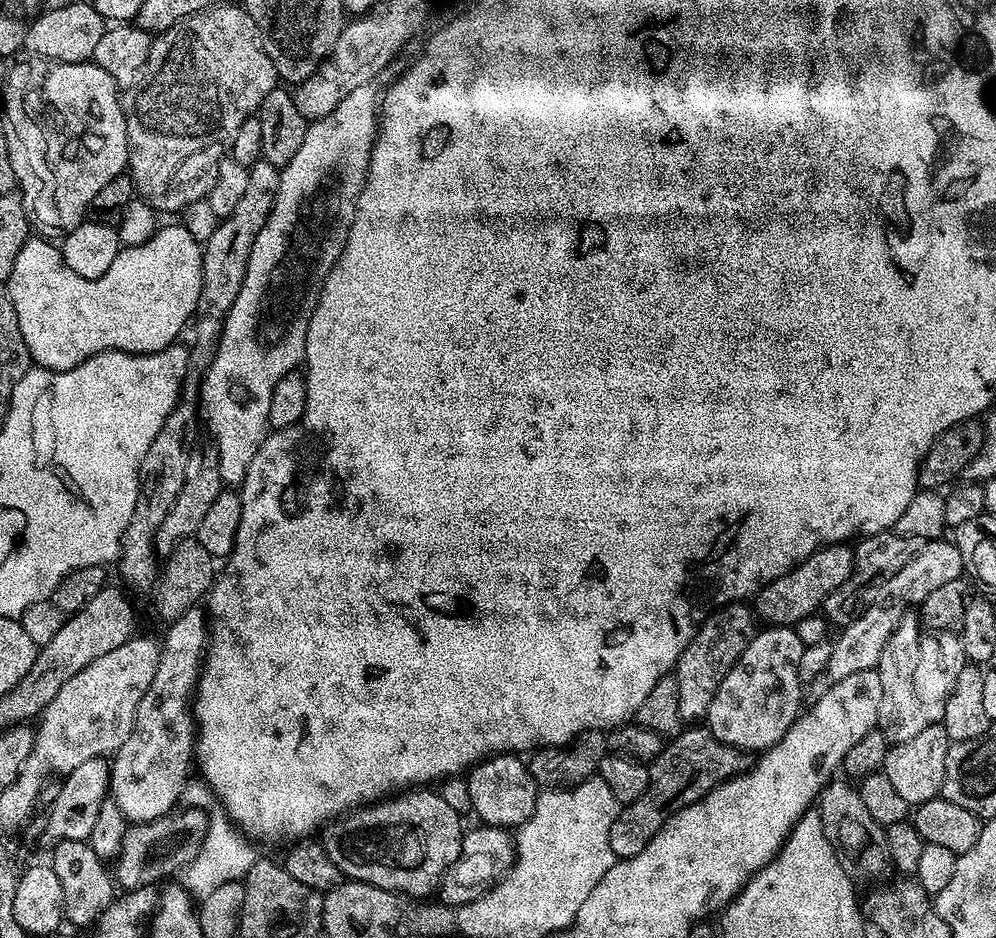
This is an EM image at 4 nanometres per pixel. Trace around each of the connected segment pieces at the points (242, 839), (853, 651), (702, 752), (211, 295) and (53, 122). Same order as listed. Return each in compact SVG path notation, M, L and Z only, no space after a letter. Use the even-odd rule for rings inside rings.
M189 777L189 780L182 788L180 801L183 807L207 809L206 838L203 839L203 844L199 848L198 854L182 872L182 877L184 876L182 878L183 886L191 893L193 899L201 900L215 891L216 887L224 886L230 881L242 880L249 872L250 866L257 860L258 852L254 848L256 846L250 843L249 839L235 828L224 809L224 805L219 802L215 803L213 789L209 788L201 777ZM212 804L214 807L209 810L207 807Z
M941 538L921 543L913 551L910 562L906 562L906 566L898 570L898 574L878 585L856 620L843 625L841 632L844 633L837 638L836 645L832 644L830 648L827 668L829 678L835 682L850 678L850 674L871 673L882 658L882 650L886 650L886 642L890 642L890 634L894 634L902 617L919 606L926 594L931 594L938 586L954 582L964 575L962 554L951 539Z
M704 726L685 727L679 736L671 737L665 744L668 745L648 764L648 785L642 798L623 805L610 826L610 850L613 857L625 860L634 854L642 854L642 850L646 850L650 838L654 838L654 834L658 834L660 827L675 812L698 802L717 784L722 784L725 780L740 775L741 772L747 772L754 763L753 757L749 753L743 752L741 748L726 746L722 742L718 742L718 738L714 738Z
M261 159L248 169L246 190L242 194L238 206L234 206L234 214L223 217L217 223L214 234L203 241L202 251L202 290L198 294L198 306L194 317L196 337L190 343L190 364L193 369L203 370L212 361L216 345L220 342L220 332L224 329L226 318L230 314L230 306L234 306L234 298L238 298L238 290L242 290L242 280L246 278L246 266L250 258L250 250L254 246L254 238L266 226L272 203L278 190L280 169L270 162Z
M16 58L11 61L11 64L13 63L12 69L9 70L8 77L4 80L4 136L8 139L6 151L10 157L12 173L16 175L19 195L26 198L27 207L30 209L35 223L37 220L38 223L45 224L48 228L71 230L76 227L78 222L85 219L86 206L91 205L92 196L98 194L98 190L102 186L106 186L108 180L114 179L127 169L124 105L118 100L116 104L116 95L118 95L116 83L109 78L106 70L102 70L94 62L67 64L66 62L54 62L53 60L41 60L39 58L20 59Z

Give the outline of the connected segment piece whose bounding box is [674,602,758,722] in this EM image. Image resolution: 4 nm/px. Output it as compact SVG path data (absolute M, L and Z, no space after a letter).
M737 602L717 608L705 620L699 621L694 638L686 646L686 650L682 650L674 669L678 682L678 714L681 721L700 722L707 717L710 702L714 702L714 694L718 686L722 686L722 678L730 674L730 670L756 635L758 625L752 621L752 612L746 605L747 603Z

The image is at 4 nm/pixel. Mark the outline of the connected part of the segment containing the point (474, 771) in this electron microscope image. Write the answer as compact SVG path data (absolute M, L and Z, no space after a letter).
M497 754L473 764L466 776L472 812L477 821L493 828L515 830L534 814L538 785L527 763L516 754Z

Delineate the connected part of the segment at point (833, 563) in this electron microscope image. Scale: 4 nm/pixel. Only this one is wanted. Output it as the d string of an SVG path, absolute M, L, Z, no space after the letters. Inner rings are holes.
M847 543L830 544L817 548L811 556L800 561L795 568L765 583L759 589L760 612L769 616L769 621L780 626L794 626L802 618L813 615L823 605L824 599L852 573L853 549Z

